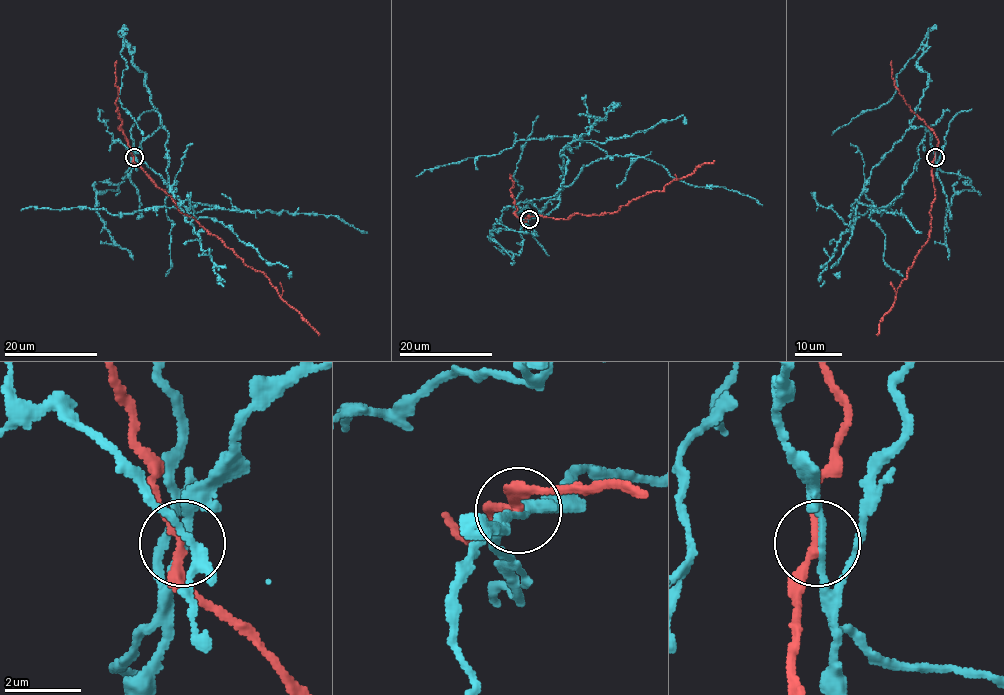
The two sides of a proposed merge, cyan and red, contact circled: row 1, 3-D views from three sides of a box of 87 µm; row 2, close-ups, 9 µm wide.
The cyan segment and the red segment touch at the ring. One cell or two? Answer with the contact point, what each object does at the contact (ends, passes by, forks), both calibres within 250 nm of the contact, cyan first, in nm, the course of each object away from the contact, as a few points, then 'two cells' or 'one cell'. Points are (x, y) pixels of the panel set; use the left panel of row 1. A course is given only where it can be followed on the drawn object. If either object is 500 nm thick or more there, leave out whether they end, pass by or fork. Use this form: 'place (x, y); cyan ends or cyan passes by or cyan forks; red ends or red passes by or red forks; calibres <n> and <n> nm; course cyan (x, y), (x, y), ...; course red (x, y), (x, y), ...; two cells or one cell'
place (134, 157); cyan passes by; red passes by; calibres 180 and 200 nm; course cyan (134, 157), (163, 127), (174, 201), (212, 206), (184, 207), (115, 141), (104, 112); course red (134, 157), (134, 162), (171, 198), (181, 212), (192, 217), (247, 265), (261, 271), (277, 293), (318, 335); two cells

